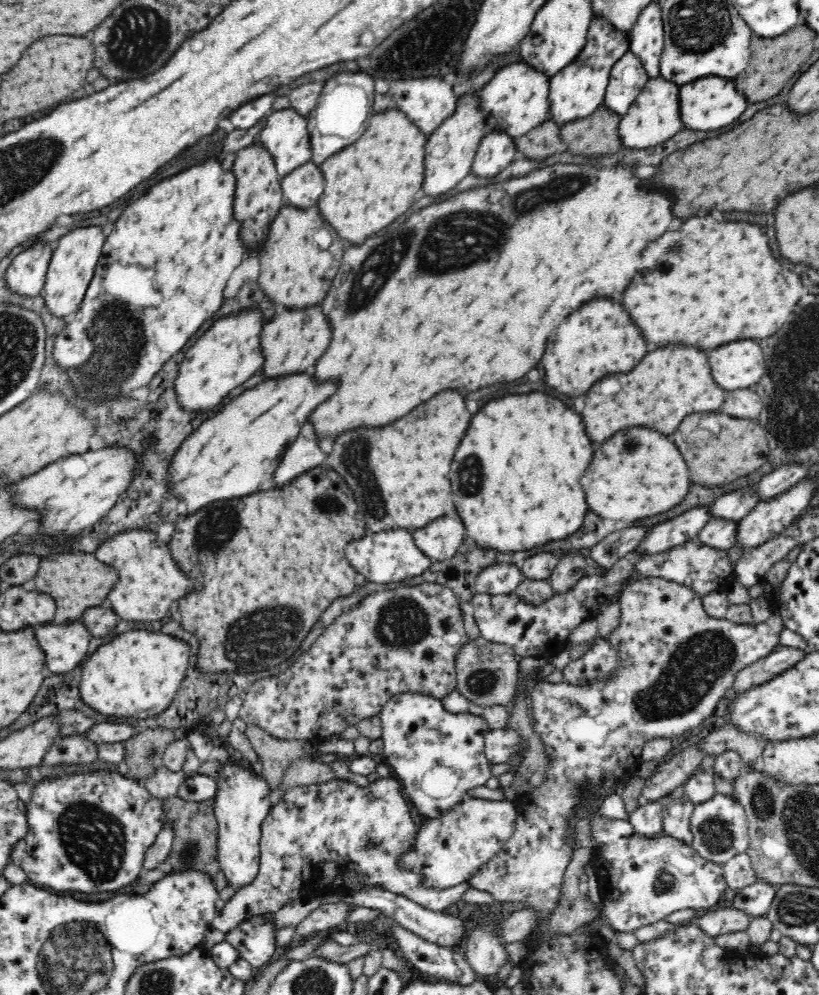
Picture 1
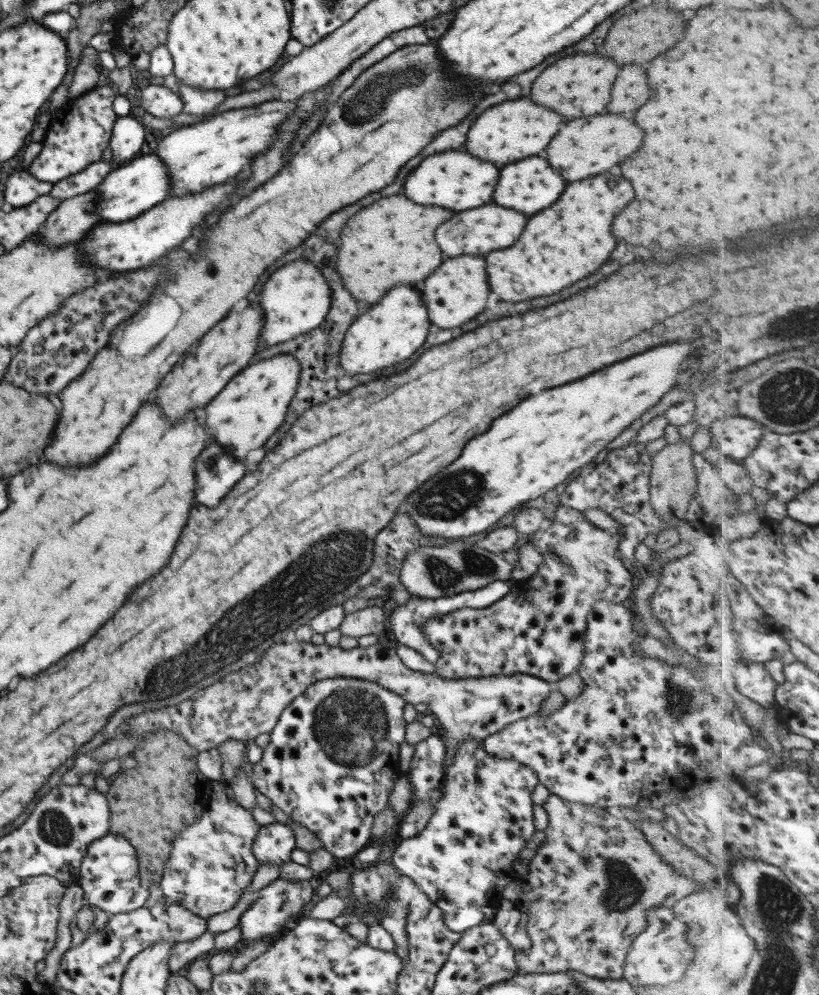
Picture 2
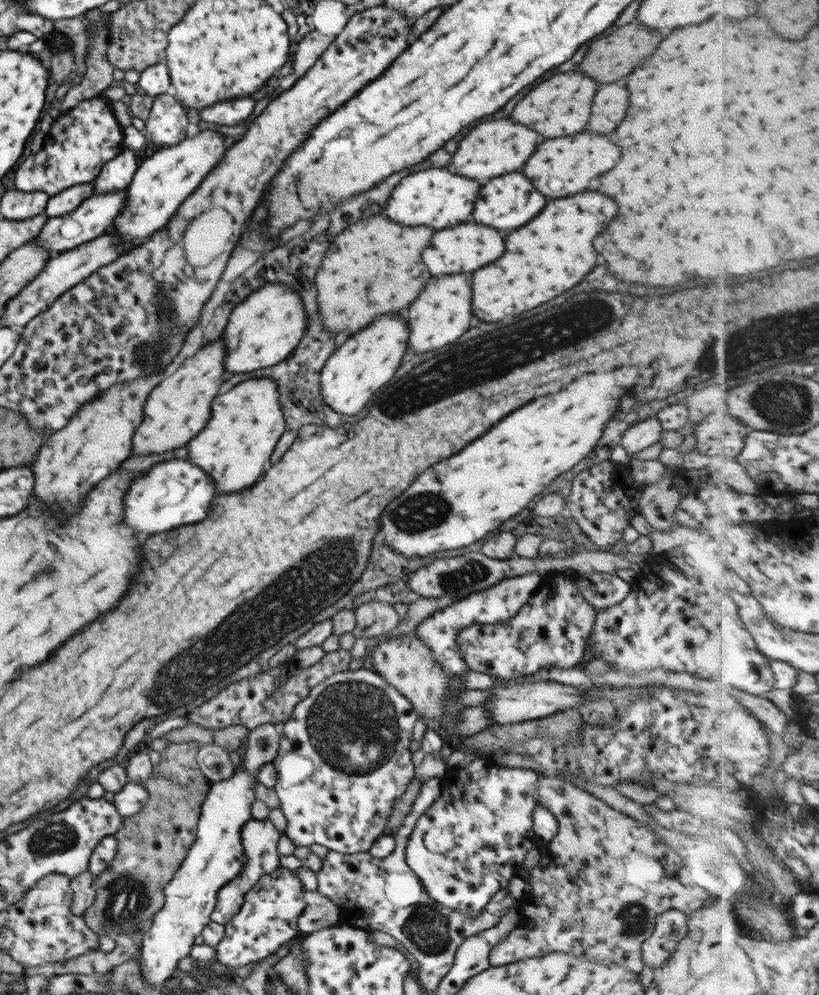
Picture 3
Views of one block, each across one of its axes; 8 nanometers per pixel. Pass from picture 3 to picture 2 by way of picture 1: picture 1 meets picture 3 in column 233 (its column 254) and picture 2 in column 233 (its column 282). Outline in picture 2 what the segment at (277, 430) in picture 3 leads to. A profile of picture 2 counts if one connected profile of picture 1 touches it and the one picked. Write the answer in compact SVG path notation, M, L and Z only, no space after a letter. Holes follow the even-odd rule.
M279 353L242 368L227 381L227 390L223 388L205 406L205 424L213 438L225 450L231 448L231 454L241 460L249 450L263 446L284 421L288 404L296 393L300 370L291 353Z

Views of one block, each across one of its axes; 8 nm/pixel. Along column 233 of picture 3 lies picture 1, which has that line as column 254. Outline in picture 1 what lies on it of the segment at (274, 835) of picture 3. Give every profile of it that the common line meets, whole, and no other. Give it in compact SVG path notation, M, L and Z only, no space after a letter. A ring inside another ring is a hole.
M393 775L380 778L364 787L348 781L332 779L325 783L296 786L290 792L286 792L284 800L272 806L260 826L259 867L254 880L238 888L227 902L220 903L220 910L215 914L210 926L227 933L234 928L235 924L249 916L267 912L275 913L285 902L292 899L308 895L318 896L326 886L309 888L309 882L312 878L319 876L320 862L326 859L334 859L338 863L339 870L350 869L364 872L368 879L362 883L356 882L354 885L358 887L366 883L382 885L382 888L407 896L416 904L432 911L444 912L454 906L470 890L469 883L464 882L446 890L424 888L421 886L419 874L402 872L395 865L397 856L414 842L414 835L417 831L416 822L410 814L410 804L402 792L401 782Z

